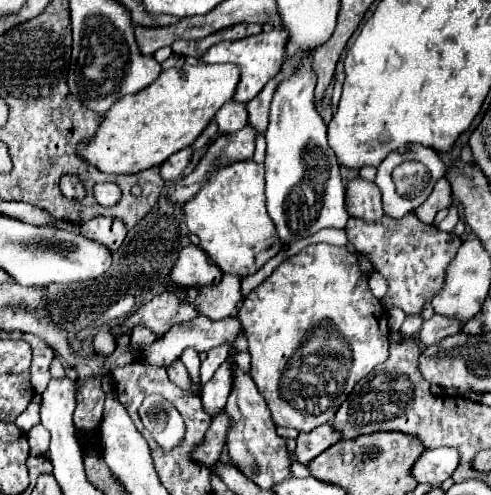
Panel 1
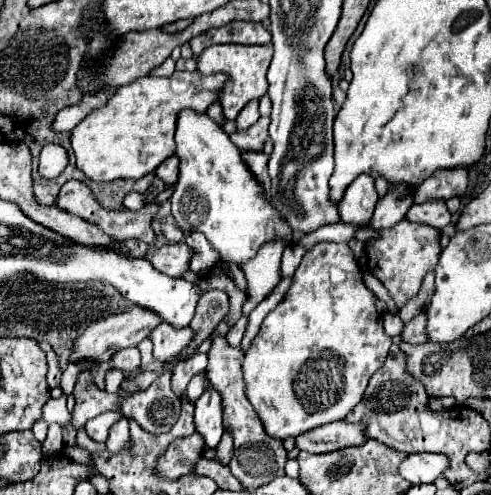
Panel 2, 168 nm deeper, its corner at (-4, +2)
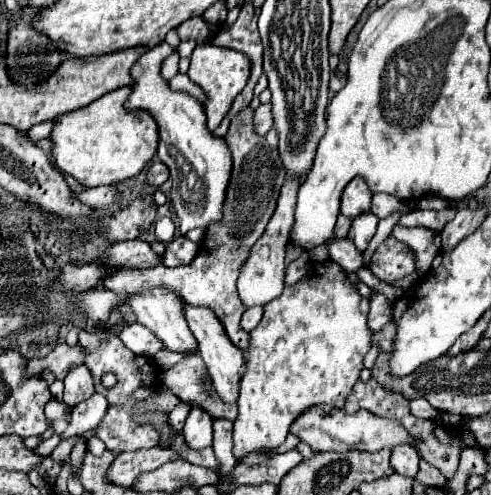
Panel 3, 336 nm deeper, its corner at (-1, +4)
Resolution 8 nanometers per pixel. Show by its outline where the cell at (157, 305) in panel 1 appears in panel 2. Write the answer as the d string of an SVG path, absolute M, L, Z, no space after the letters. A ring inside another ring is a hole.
M134 306L128 312L114 314L114 316L108 316L104 320L98 320L98 322L90 324L84 330L84 334L76 340L70 362L82 360L82 358L106 362L116 350L138 346L144 338L150 336L150 330L154 330L154 326L160 326L160 324L162 324L162 318L158 318L158 314L150 314L150 310L142 310L142 306Z

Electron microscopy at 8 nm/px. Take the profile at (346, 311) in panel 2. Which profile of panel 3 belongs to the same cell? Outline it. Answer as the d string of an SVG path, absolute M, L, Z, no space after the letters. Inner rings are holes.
M329 262L329 264L325 264L323 270L327 270L327 272L325 274L315 274L315 268L313 268L310 274L304 276L298 283L293 284L293 286L285 286L283 294L265 306L265 314L263 314L263 320L259 322L259 326L255 330L251 330L251 346L249 346L247 356L245 356L245 374L241 378L241 394L239 394L239 400L237 400L237 404L239 404L239 416L237 416L235 428L233 428L233 440L235 440L233 456L235 456L237 462L243 460L249 454L259 454L259 452L269 454L269 452L275 452L277 446L281 446L285 442L285 438L289 434L289 426L293 424L293 420L303 410L307 410L309 406L313 406L313 404L331 404L331 406L335 406L335 408L341 410L343 404L345 404L347 394L351 392L353 384L359 380L359 372L363 370L363 356L371 348L371 336L373 336L373 332L367 326L369 300L363 300L359 296L359 292L349 284L349 280L347 280L345 272L339 268L339 264Z

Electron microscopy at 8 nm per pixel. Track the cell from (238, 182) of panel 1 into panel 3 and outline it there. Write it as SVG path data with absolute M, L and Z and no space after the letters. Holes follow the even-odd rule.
M163 42L159 48L147 50L131 68L131 94L125 102L127 110L145 110L149 112L159 130L159 148L157 158L167 164L171 172L171 192L169 198L175 204L175 222L181 236L191 228L207 228L209 222L221 220L221 208L225 200L225 190L231 176L231 152L223 138L215 138L205 126L205 112L197 98L187 92L177 92L169 88L169 82L161 76L163 60L175 50Z

